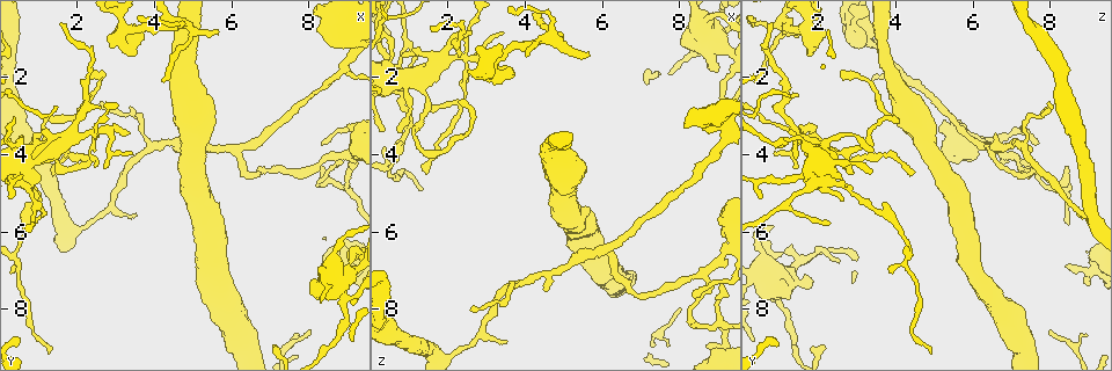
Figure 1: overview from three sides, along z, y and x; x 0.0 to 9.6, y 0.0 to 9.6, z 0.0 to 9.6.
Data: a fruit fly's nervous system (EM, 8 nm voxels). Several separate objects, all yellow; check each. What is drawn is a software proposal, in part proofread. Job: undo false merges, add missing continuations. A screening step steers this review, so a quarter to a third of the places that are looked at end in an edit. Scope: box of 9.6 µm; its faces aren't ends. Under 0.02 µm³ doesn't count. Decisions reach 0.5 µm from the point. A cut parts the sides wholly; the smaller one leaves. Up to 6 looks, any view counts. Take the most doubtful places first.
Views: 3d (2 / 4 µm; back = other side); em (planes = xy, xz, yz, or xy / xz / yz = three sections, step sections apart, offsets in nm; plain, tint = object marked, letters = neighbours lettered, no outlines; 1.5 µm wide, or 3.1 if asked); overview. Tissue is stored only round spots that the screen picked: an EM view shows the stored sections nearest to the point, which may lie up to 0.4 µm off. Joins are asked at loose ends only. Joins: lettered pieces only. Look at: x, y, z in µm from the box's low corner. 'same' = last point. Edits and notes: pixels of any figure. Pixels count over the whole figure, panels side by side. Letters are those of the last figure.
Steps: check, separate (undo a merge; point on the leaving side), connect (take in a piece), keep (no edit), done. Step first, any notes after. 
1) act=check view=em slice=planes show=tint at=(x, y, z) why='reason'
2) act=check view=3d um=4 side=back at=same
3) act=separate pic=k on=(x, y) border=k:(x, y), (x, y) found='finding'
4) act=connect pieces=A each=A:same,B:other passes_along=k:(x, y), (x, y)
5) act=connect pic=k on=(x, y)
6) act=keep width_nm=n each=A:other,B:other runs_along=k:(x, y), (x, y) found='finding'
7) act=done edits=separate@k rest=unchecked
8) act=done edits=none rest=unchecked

act=check view=em slice=planes show=letters at=(5.65, 0.85, 1.45) why='an open end'

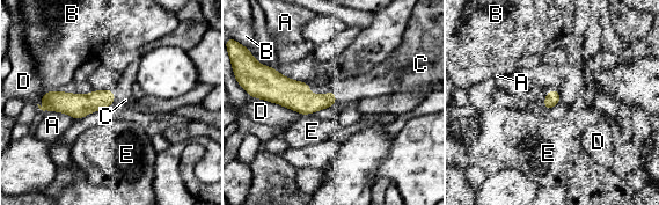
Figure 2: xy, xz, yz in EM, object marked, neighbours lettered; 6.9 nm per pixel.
act=connect pieces=C width_nm=100 each=A:other,B:other,C:same,D:other,E:other found='the neuron continues'

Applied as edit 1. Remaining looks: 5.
act=check view=overview why='redraw'

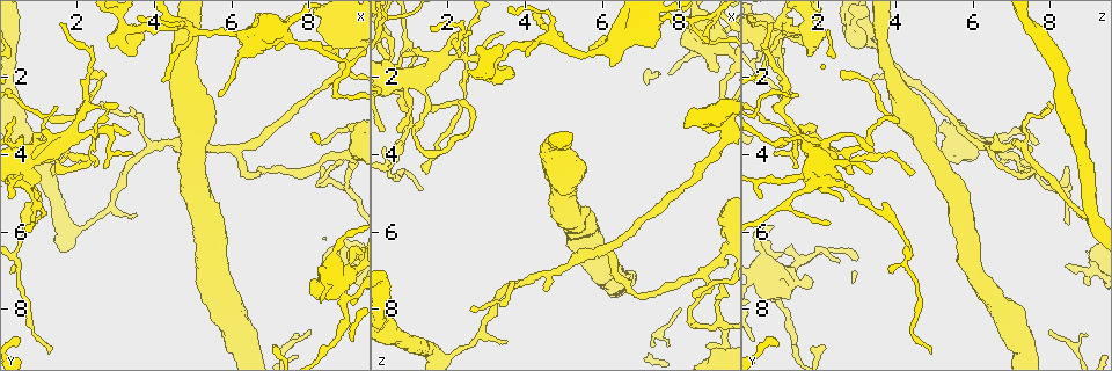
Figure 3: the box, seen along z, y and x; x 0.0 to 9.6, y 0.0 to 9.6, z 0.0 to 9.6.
act=check view=3d um=2 at=(2.75, 3.40, 1.55) why='abrupt turn'

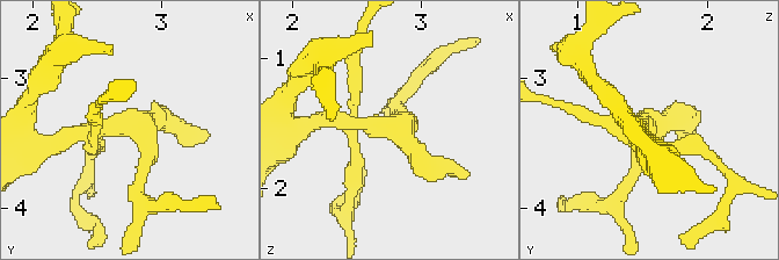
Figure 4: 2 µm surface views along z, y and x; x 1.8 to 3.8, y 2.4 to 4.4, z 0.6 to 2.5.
act=check view=em slice=planes show=tint at=(2.74, 3.40, 1.52)

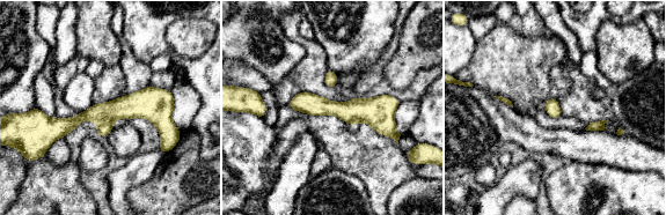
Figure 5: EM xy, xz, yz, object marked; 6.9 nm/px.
act=check view=em slice=planes show=letters at=same why='what lies round it'

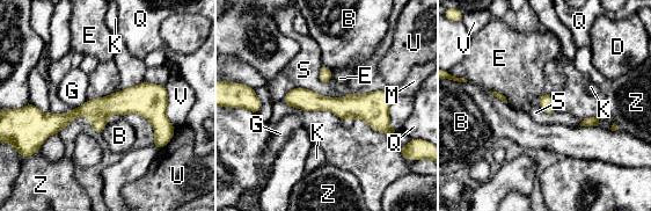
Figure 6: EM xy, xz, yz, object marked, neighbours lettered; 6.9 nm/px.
act=separate pic=6 on=(97, 124) each=B:other,D:other,E:other,G:other,K:other,M:other,Q:other,S:other,U:other,V:other,Z:other found='a second neuron is stuck on'

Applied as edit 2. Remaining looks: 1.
act=done edits=connect@2,separate@6 rest=unchecked

